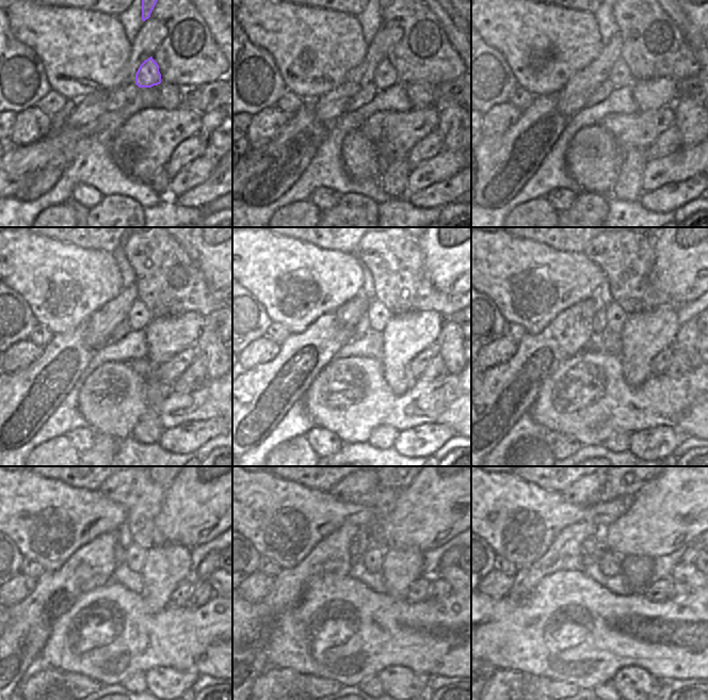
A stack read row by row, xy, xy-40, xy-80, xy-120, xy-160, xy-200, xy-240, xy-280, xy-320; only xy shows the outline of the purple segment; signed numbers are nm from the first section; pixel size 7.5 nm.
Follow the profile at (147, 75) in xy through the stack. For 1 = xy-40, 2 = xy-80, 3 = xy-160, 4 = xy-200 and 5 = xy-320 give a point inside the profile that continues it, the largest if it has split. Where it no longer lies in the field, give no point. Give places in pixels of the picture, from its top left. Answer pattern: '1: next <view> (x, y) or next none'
1: next xy-40 (385, 76)
2: next xy-80 (620, 76)
3: next xy-160 (377, 315)
4: next xy-200 (615, 316)
5: next xy-320 (610, 562)

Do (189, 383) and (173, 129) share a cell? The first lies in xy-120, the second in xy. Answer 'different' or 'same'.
different

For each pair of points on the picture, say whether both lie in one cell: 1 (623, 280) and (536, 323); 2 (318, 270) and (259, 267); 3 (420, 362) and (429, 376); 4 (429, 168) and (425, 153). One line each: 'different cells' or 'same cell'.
1: different cells
2: same cell
3: different cells
4: different cells

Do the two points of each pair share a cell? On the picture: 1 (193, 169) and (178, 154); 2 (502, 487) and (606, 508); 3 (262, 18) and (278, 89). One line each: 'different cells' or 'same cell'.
1: different cells
2: same cell
3: different cells

